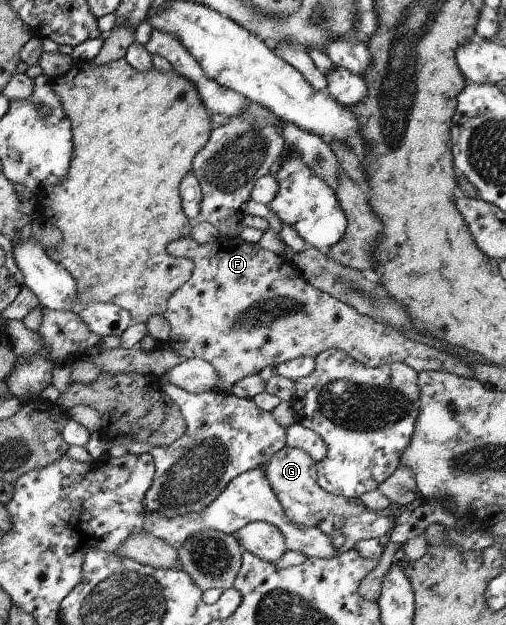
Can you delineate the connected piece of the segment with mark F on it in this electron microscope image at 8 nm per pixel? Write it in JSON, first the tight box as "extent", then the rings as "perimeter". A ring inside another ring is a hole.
{"extent":[164,235,473,392],"perimeter":[[[221,235],[213,243],[204,244],[197,243],[192,237],[182,237],[168,243],[166,250],[173,257],[193,262],[189,281],[175,290],[167,304],[164,316],[172,328],[168,341],[177,355],[187,360],[201,358],[213,365],[221,379],[217,390],[230,392],[238,381],[259,374],[265,367],[276,367],[298,357],[315,358],[328,349],[346,351],[353,359],[373,368],[401,362],[417,372],[442,371],[473,379],[473,369],[466,358],[458,359],[455,354],[411,341],[395,328],[377,322],[369,315],[361,315],[351,305],[313,287],[283,258],[259,244]]]}

